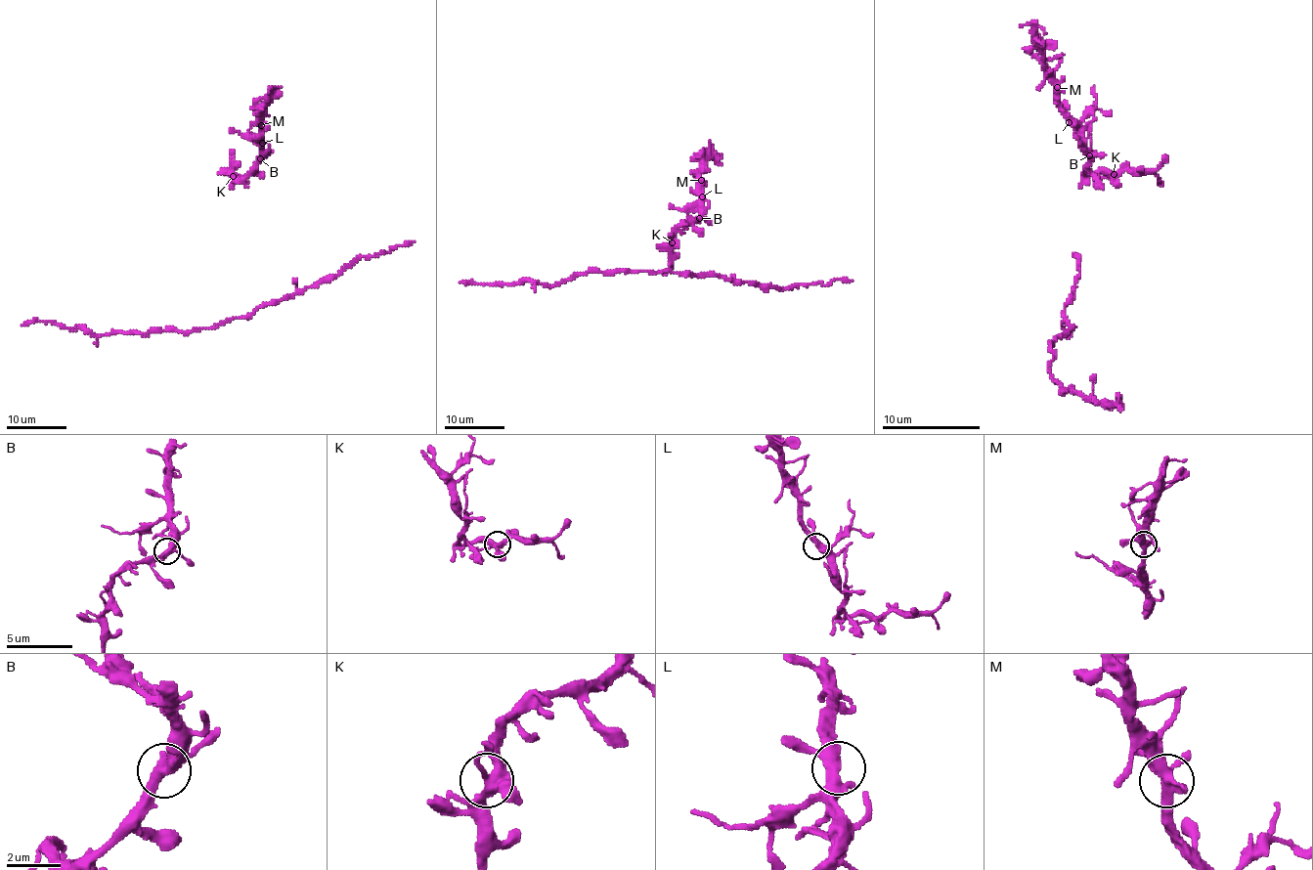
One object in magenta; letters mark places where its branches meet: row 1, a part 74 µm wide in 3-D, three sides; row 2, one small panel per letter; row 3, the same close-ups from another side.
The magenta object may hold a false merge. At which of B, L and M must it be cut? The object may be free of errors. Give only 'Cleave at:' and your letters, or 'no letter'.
Cleave at: no letter

